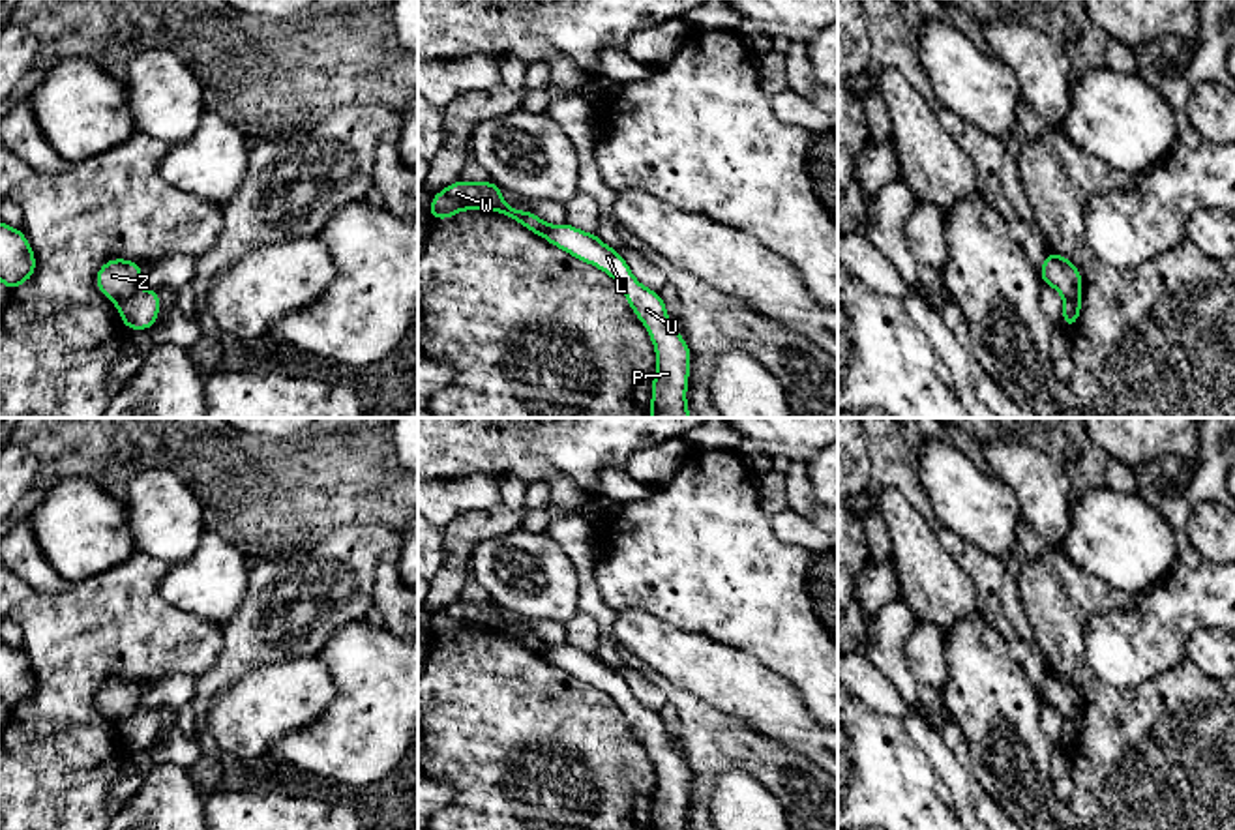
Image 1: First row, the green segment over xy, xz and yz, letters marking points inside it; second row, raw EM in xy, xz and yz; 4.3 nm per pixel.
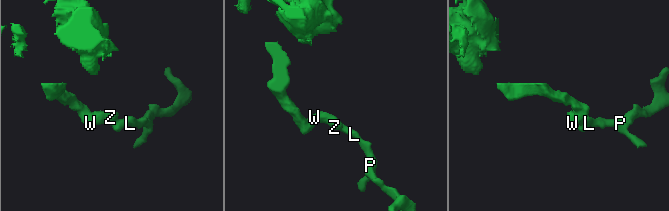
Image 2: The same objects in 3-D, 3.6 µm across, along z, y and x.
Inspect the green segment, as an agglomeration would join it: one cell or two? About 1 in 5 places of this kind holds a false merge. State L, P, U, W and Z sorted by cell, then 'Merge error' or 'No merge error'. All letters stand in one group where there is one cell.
Groups: L P U / W Z. Merge error

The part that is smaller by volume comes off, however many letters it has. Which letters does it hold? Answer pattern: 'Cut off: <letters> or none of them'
Cut off: L, P, U

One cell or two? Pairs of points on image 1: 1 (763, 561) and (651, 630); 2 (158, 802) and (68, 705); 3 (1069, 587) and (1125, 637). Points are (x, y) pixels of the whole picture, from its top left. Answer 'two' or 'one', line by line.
1: two
2: two
3: two

